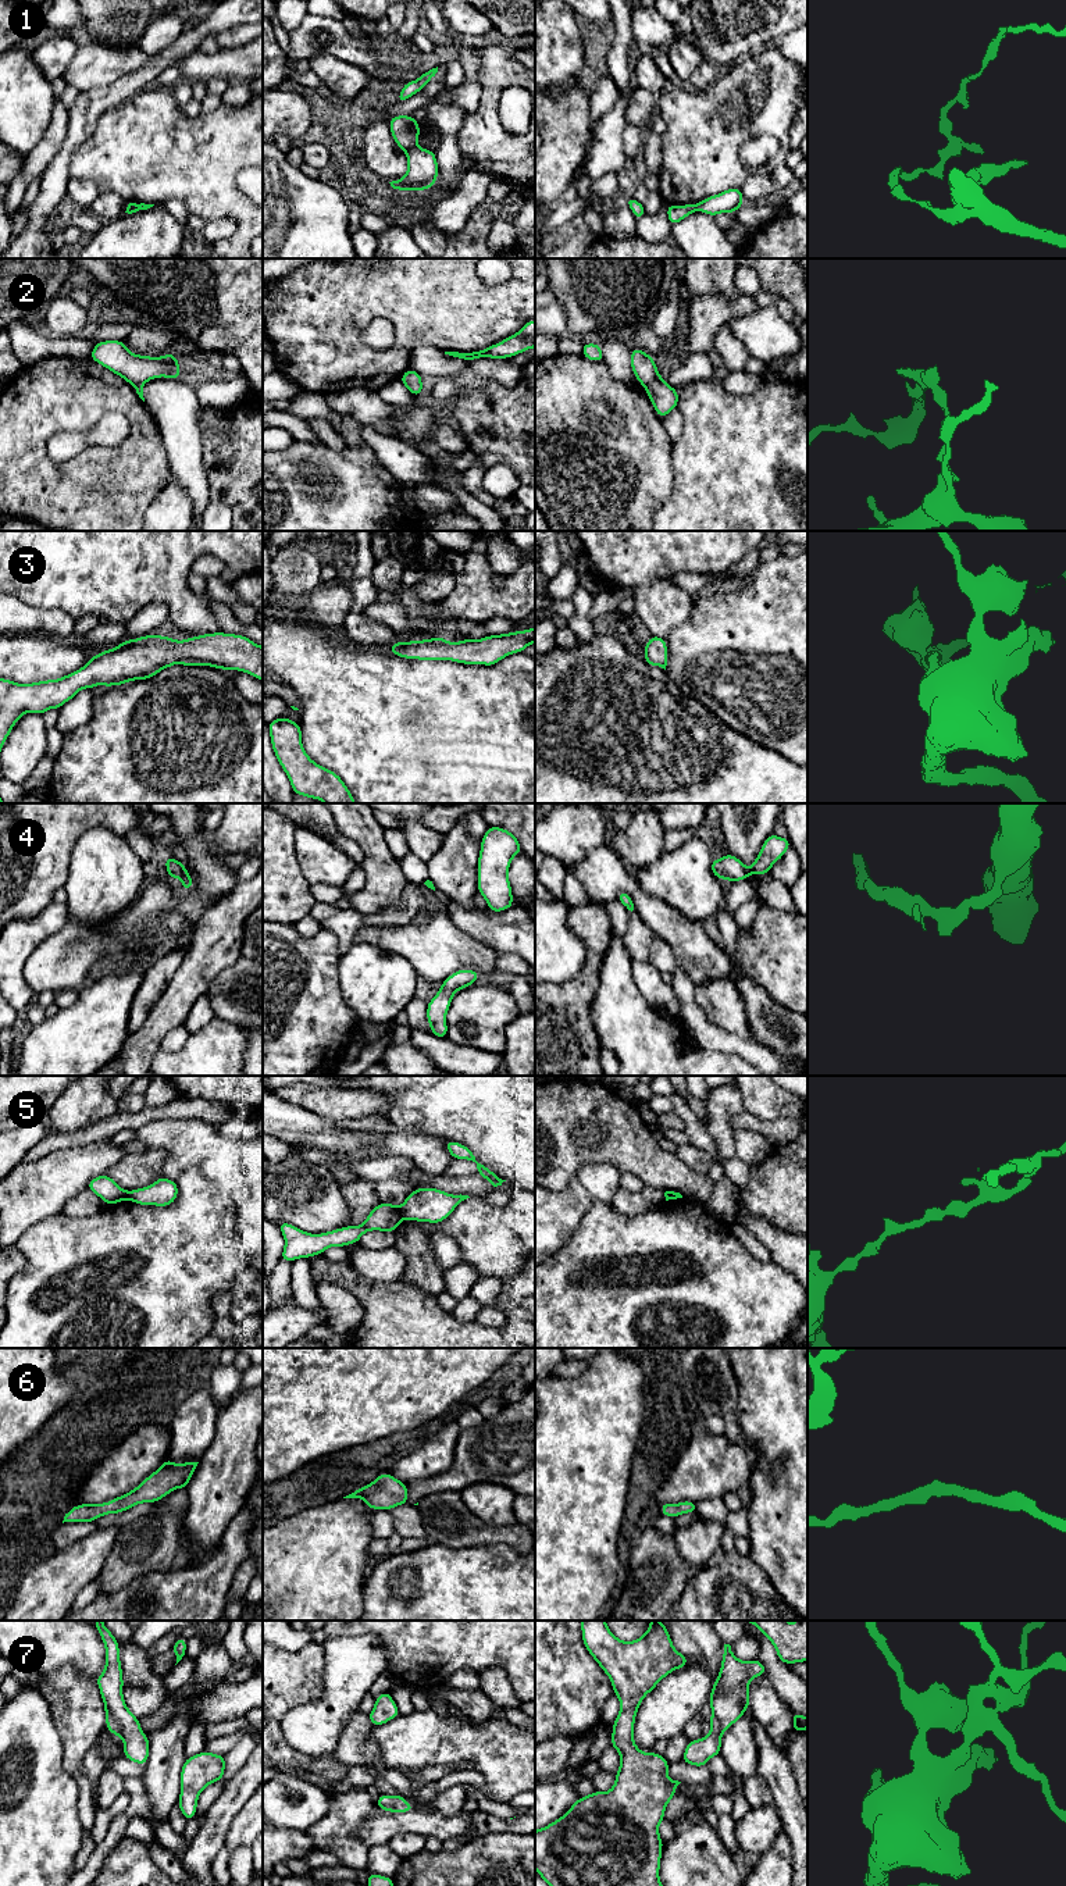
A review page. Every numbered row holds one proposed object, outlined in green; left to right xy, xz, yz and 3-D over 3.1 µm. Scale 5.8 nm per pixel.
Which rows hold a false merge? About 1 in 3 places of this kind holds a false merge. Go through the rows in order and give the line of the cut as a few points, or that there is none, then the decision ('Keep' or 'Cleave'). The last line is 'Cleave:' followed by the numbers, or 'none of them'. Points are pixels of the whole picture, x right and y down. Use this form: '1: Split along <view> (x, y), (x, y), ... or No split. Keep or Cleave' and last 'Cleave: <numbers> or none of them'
1: Split along xz (416, 145), (406, 152). Cleave
2: Split along yz (658, 375), (645, 387). Cleave
3: No split. Keep
4: No split. Keep
5: Split along xz (398, 1208), (403, 1218). Cleave
6: No split. Keep
7: No split. Keep
Cleave: 1, 2, 5

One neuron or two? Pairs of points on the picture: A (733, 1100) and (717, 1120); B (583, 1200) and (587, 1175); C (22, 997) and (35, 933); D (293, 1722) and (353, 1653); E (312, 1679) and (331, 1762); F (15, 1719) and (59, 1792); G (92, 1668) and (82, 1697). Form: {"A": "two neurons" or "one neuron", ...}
{"A": "one neuron", "B": "two neurons", "C": "one neuron", "D": "one neuron", "E": "one neuron", "F": "one neuron", "G": "two neurons"}

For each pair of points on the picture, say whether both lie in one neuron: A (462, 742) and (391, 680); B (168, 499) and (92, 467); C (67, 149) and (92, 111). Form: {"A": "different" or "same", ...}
{"A": "same", "B": "different", "C": "same"}

